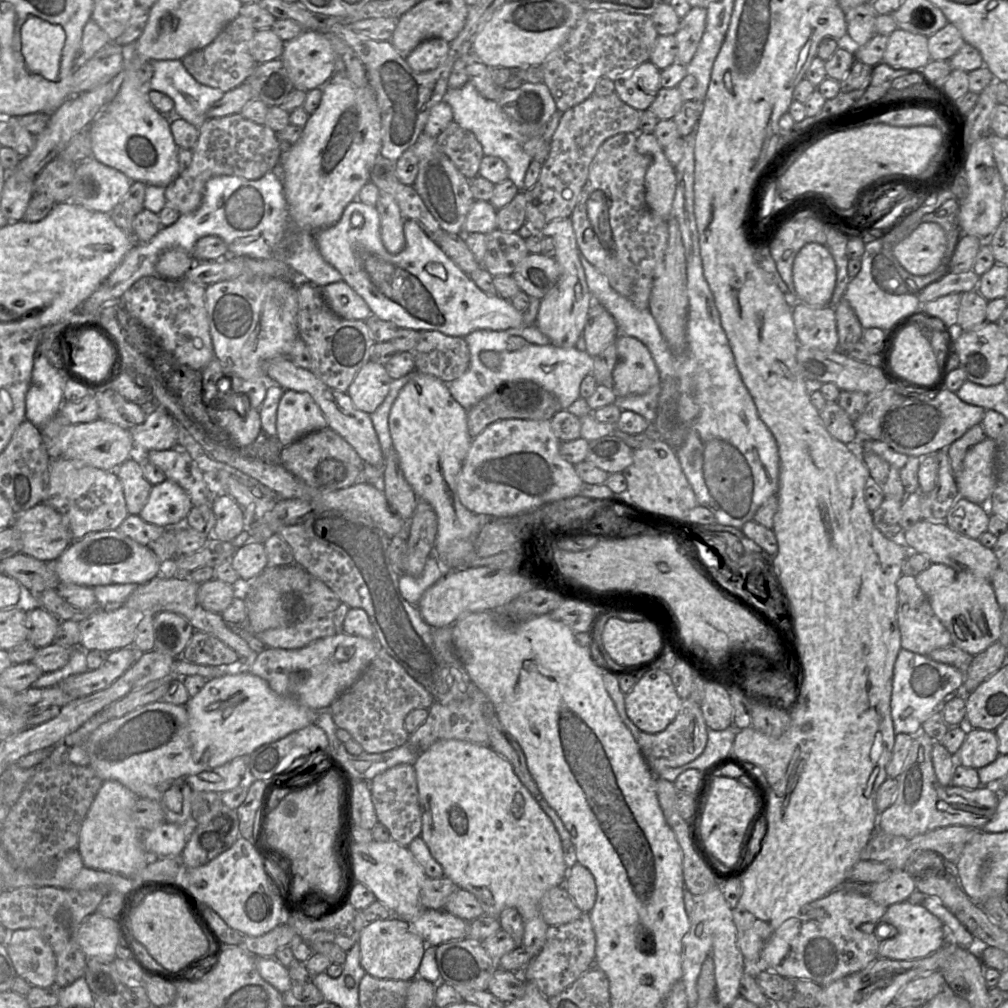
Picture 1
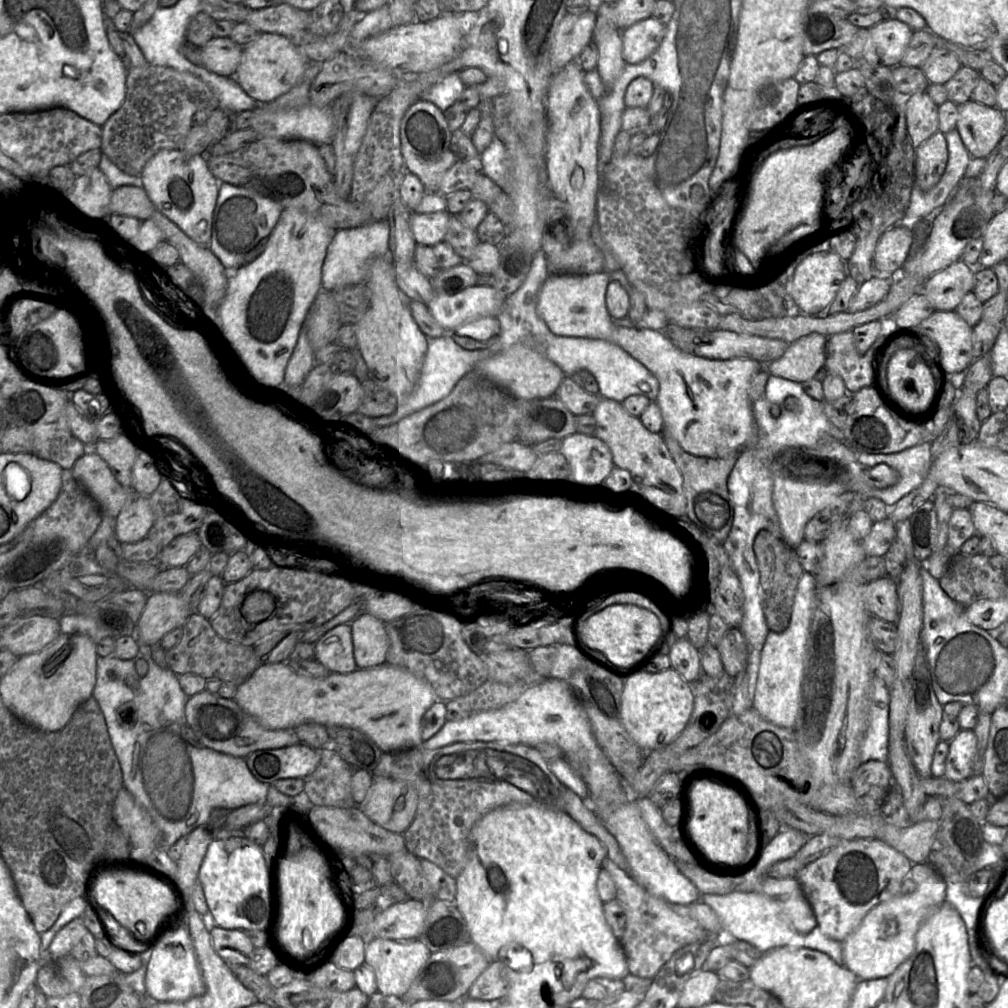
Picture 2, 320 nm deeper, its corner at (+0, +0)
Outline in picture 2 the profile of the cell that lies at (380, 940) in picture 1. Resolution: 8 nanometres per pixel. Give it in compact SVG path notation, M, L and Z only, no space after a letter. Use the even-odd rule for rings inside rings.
M374 937L367 940L364 962L375 974L378 992L384 995L403 997L430 955L431 951L419 939L411 942L396 942Z

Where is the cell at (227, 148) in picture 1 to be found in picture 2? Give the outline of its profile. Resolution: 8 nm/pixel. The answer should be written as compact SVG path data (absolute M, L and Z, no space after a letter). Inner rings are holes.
M123 185L113 189L109 212L134 217L140 221L151 218L157 209L140 186Z

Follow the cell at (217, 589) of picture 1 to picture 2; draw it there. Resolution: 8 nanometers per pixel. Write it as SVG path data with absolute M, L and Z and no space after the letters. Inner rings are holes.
M152 592L148 594L146 605L137 621L135 636L140 644L153 646L160 643L163 636L176 627L182 627L194 612L190 604L179 592Z

